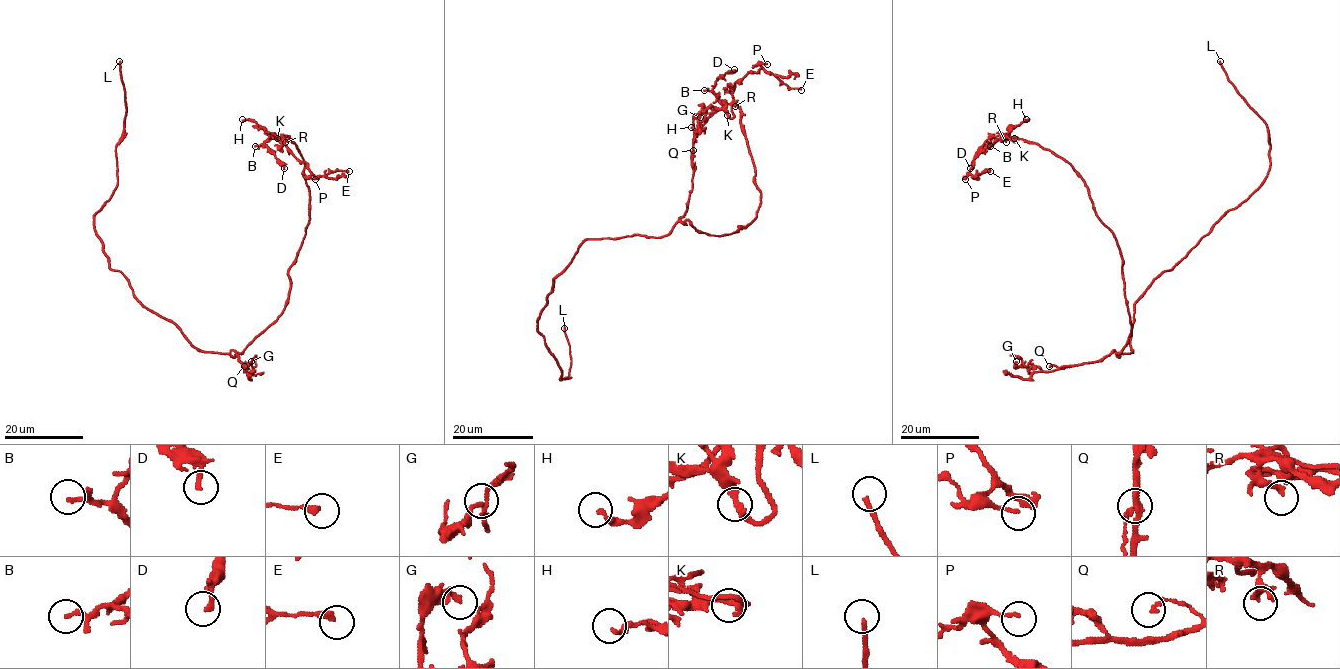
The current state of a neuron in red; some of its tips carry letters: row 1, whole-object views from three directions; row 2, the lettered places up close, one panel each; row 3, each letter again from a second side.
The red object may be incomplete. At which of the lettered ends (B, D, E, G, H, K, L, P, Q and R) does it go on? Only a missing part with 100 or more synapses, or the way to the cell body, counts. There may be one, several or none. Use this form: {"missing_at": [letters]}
{"missing_at": ["L"]}

